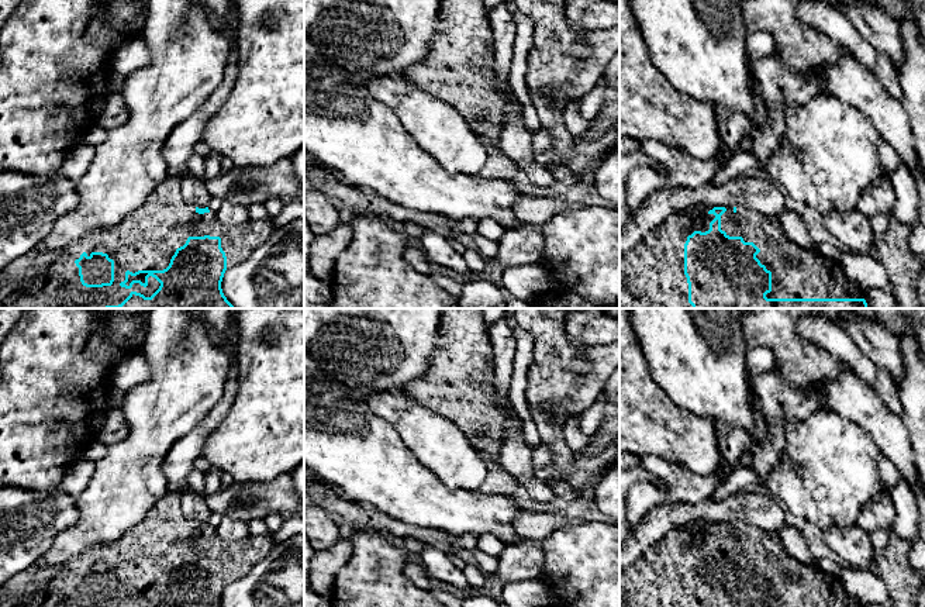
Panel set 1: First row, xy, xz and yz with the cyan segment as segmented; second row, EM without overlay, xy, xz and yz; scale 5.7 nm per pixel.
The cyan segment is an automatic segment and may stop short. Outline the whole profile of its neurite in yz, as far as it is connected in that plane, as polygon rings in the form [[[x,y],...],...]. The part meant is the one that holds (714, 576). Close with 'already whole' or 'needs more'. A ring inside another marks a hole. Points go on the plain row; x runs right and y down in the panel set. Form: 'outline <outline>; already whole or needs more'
outline [[[714,522],[701,532],[680,532],[672,531],[662,541],[653,544],[645,551],[632,565],[619,569],[619,607],[863,607],[845,587],[838,576],[828,575],[817,565],[807,566],[795,561],[784,549],[780,532],[766,532],[755,525],[738,522]],[[701,534],[704,541],[700,546],[687,548],[686,541],[688,537]]]; needs more

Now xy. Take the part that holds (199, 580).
outline [[[168,490],[134,528],[111,544],[99,545],[69,559],[44,590],[27,603],[11,607],[222,607],[227,584],[248,575],[273,546],[270,532],[238,542],[221,541],[215,530],[187,520],[180,510],[180,493]]]; needs more

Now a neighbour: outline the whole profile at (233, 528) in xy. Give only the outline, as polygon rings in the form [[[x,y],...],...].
[[[239,515],[222,517],[220,525],[215,528],[215,534],[221,541],[238,542],[251,535],[248,520]]]

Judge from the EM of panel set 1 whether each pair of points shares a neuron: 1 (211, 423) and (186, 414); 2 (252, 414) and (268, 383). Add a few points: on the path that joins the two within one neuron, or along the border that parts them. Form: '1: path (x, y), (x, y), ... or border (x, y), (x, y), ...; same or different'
1: border (223, 393), (211, 410), (176, 440); different
2: path (259, 407), (268, 399), (268, 390); same

